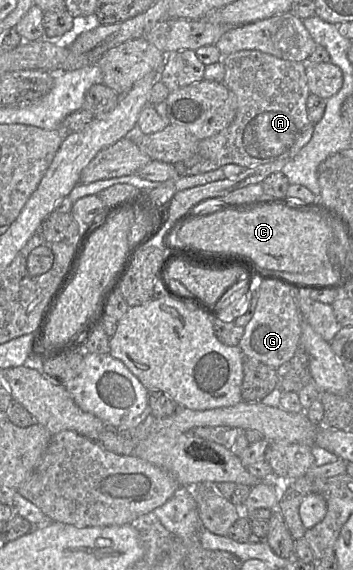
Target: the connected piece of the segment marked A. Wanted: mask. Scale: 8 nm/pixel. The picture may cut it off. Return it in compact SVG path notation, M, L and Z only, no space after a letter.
M241 50L222 58L225 67L223 79L235 95L237 110L233 121L217 134L201 139L197 152L183 162L175 163L179 176L197 175L216 170L226 164L245 168L294 156L311 139L314 123L307 112L307 98L311 93L306 78L306 63L283 60L259 50Z

